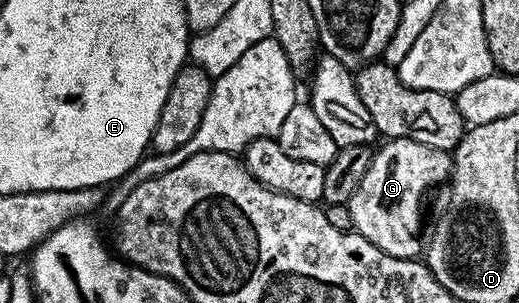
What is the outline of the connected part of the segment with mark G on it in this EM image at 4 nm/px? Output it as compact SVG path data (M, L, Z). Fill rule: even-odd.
M396 137L385 142L382 150L370 158L368 171L360 179L360 187L349 199L353 232L368 239L377 249L393 257L414 259L423 252L422 196L434 181L445 182L452 168L447 150L433 149L412 139Z

